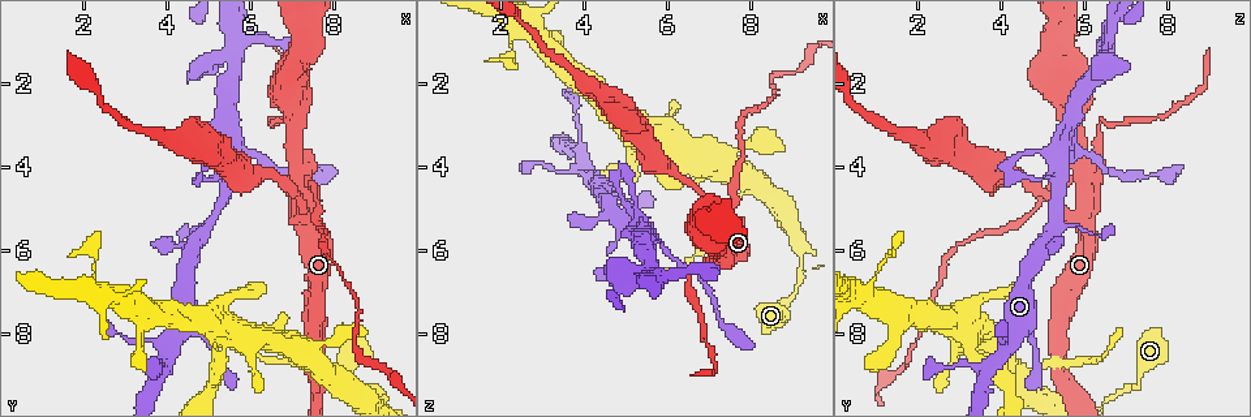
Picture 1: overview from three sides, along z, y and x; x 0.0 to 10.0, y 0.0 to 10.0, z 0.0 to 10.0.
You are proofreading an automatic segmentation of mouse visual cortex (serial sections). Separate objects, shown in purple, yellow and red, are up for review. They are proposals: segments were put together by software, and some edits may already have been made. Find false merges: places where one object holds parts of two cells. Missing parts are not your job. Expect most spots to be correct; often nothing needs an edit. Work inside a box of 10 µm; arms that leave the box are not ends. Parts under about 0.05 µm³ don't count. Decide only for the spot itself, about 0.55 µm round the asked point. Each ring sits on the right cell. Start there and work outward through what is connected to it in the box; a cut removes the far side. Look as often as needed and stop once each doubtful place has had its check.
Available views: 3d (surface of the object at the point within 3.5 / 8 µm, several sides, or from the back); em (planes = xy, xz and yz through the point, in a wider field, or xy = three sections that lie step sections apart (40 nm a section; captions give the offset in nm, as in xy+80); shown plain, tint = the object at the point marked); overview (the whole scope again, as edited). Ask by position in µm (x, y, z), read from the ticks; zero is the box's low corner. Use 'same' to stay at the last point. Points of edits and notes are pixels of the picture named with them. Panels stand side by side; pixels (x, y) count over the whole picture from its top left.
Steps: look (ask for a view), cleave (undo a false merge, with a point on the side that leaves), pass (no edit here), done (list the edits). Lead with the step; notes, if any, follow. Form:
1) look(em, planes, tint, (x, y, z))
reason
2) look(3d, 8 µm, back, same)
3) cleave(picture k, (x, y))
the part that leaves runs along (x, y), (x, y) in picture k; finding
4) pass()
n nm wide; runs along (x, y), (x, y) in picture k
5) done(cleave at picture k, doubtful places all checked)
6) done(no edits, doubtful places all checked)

look(3d, 3.5 µm, (7.80, 8.90, 4.55))
thin arm on a thick one

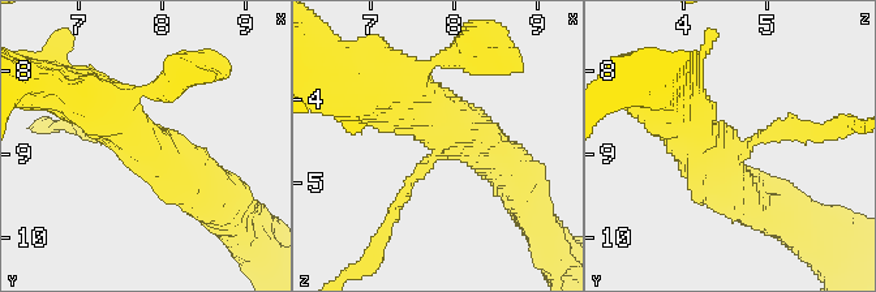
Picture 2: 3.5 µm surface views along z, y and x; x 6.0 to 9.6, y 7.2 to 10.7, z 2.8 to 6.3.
look(em, xy, step 2, tint, (7.85, 8.95, 4.50))
3 arms; arms of 150, 500, 600 nm; need the tissue

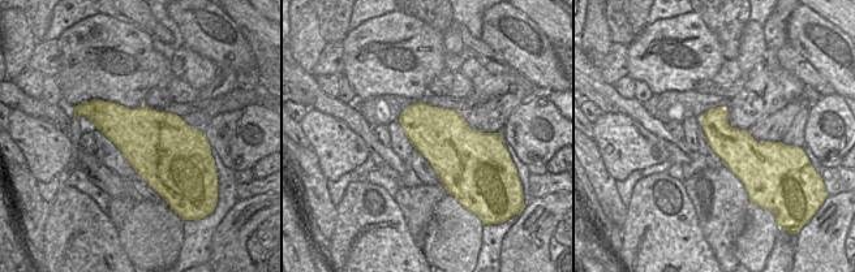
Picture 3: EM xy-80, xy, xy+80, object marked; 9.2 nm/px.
cleave(picture 2, (399, 200))
the part that leaves runs along (425, 168), (409, 181), (361, 269) in picture 2; two cells meet here

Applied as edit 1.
look(3d, 3.5 µm, (7.35, 5.25, 5.95))
two arms at a narrow angle

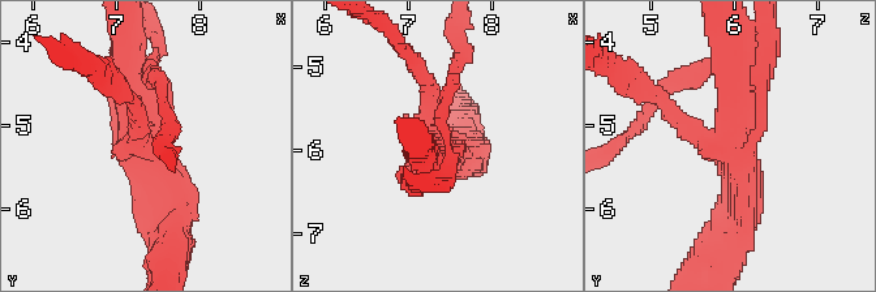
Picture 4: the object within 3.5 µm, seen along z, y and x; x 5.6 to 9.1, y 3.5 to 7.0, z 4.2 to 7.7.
look(em, xy, step 2, tint, (7.35, 5.20, 5.95))
4 arms; arms of 100, 200, 450, 450 nm

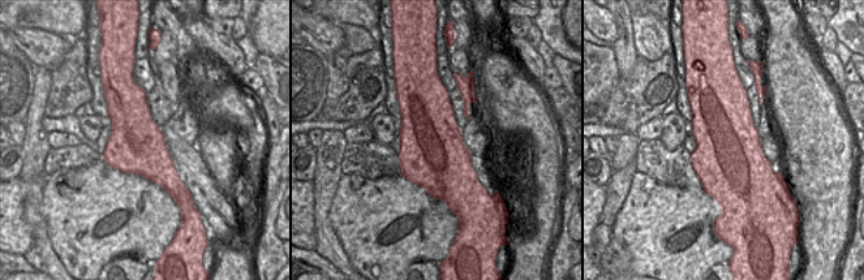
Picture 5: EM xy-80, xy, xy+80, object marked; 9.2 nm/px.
pass()
600 nm wide; runs along (171, 218), (127, 58) in picture 4; one cell here

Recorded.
look(3d, 3.5 µm, (7.15, 3.90, 6.00))
two arms at a narrow angle

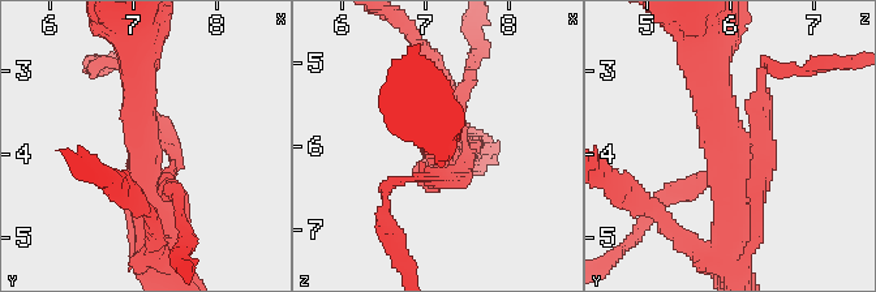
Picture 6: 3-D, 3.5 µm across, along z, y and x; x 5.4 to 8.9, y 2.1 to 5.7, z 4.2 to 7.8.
look(em, xy, step 1, tint, (7.10, 3.95, 6.00))
now the EM

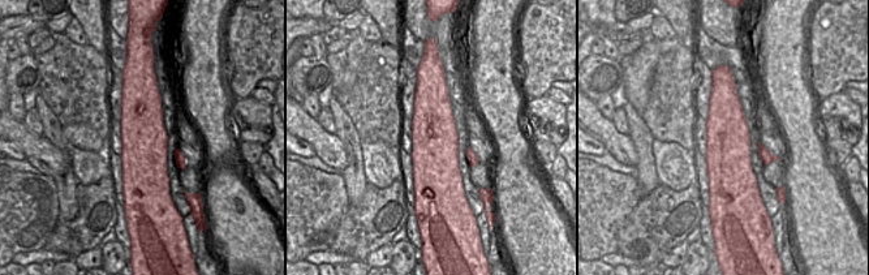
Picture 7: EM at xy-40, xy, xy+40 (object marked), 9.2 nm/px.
look(em, planes, tint, same)
another direction

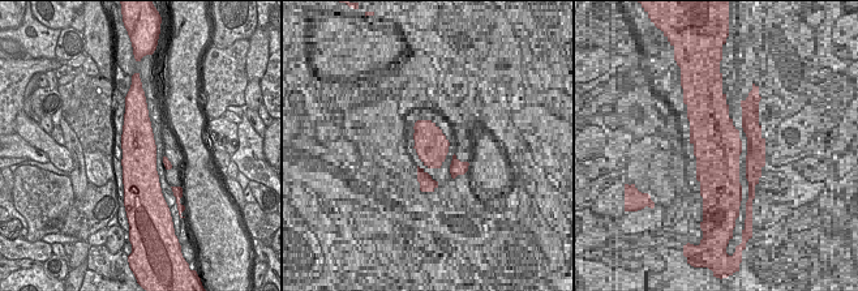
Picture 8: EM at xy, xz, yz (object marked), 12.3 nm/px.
pass()
arms of 150, 400, 450 nm; runs along (734, 231), (731, 146), (708, 63) in picture 6; all the same cell

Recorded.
look(3d, 3.5 µm, (6.60, 2.95, 6.45))
abrupt turn

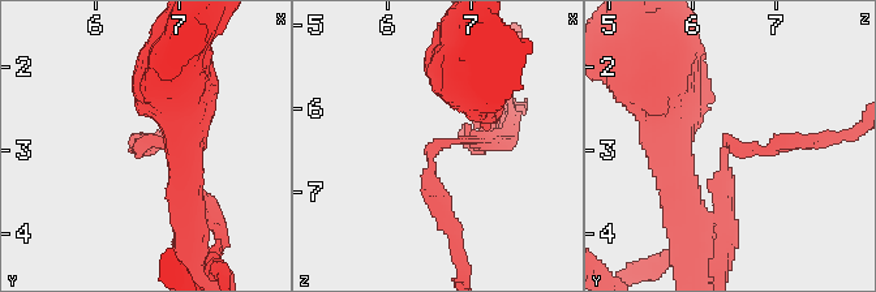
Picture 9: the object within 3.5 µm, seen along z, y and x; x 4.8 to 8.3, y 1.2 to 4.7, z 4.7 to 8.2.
look(em, xy, step 2, tint, (6.65, 2.90, 6.40))
arms of 150, 200 nm

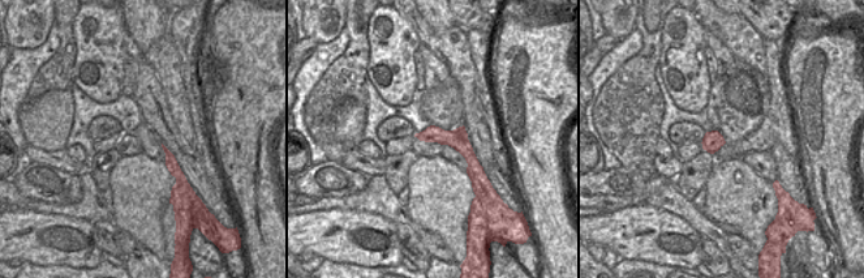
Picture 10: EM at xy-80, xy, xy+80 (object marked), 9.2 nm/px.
look(em, planes, tint, same)
cut it another way

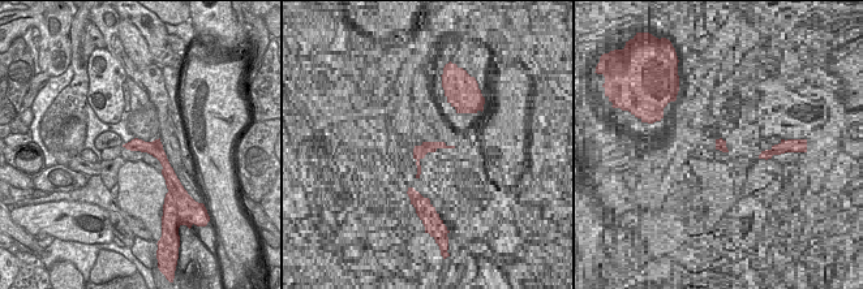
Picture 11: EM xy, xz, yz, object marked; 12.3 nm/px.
pass()
runs along (129, 146), (151, 147), (168, 171) in picture 11; all the same cell

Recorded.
done(cleave at picture 2, doubtful places all checked)

